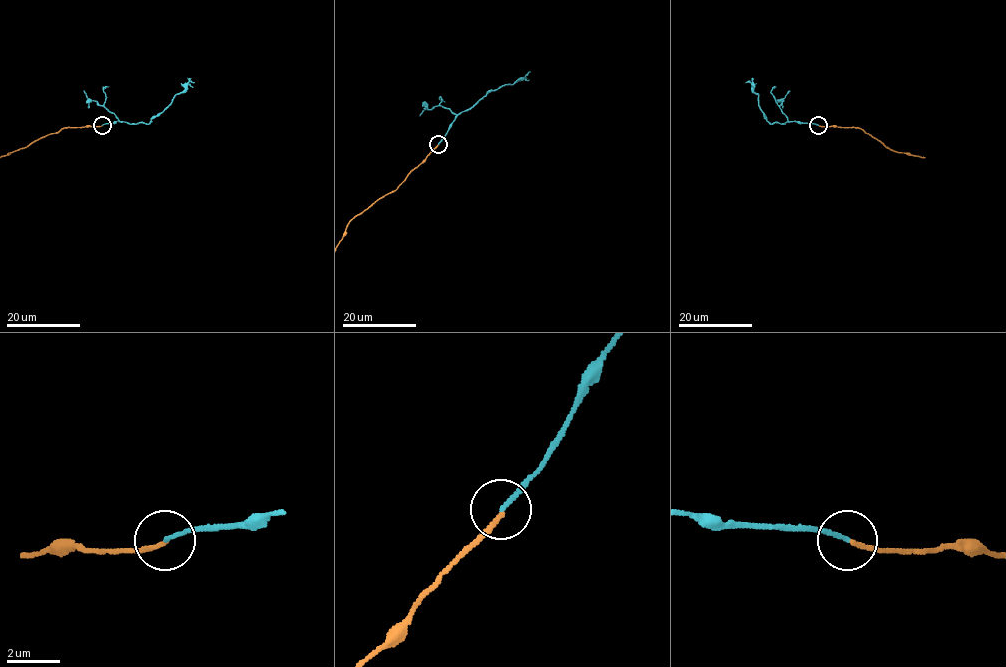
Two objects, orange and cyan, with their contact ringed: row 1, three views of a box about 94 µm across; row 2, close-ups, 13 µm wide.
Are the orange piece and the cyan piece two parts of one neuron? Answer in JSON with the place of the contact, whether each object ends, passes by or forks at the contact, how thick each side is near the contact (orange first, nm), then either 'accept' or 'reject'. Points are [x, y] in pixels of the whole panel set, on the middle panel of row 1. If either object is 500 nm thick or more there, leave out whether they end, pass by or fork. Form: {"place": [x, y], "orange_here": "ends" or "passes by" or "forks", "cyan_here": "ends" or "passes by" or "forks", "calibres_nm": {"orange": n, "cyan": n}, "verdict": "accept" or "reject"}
{"place": [438, 144], "orange_here": "ends", "cyan_here": "ends", "calibres_nm": {"orange": 150, "cyan": 150}, "verdict": "reject"}

